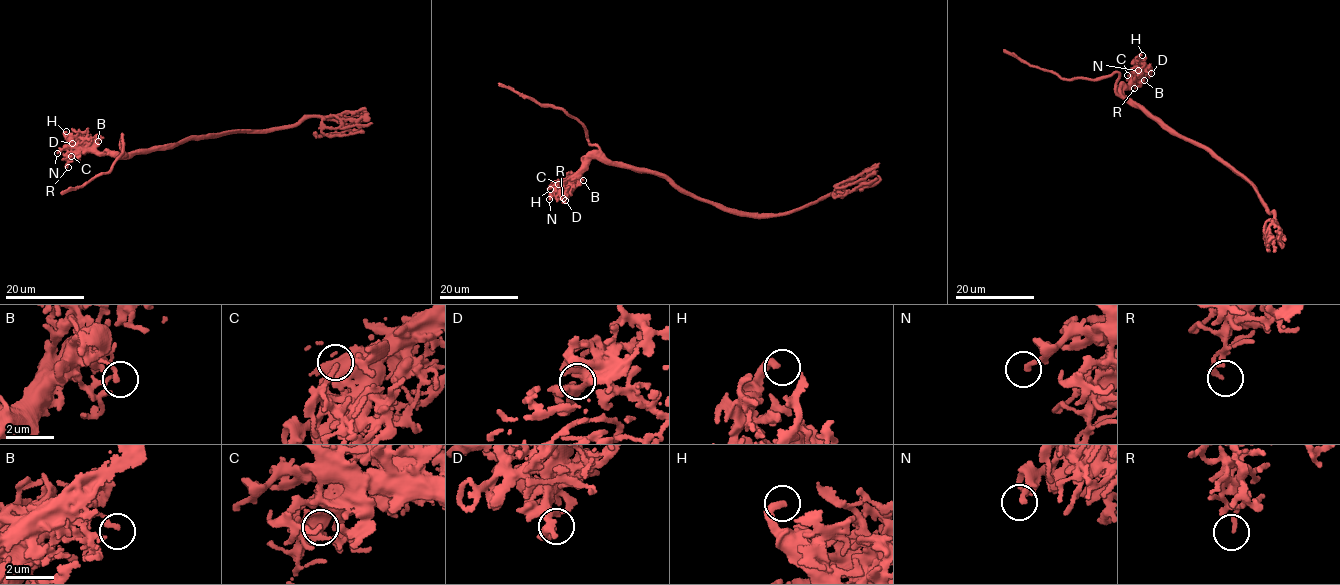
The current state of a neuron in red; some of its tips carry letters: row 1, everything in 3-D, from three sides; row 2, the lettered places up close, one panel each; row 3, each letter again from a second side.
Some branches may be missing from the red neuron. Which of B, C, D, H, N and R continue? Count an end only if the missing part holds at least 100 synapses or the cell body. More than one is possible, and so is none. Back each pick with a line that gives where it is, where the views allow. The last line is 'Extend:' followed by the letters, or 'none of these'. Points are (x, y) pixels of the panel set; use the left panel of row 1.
Extend: none of these

